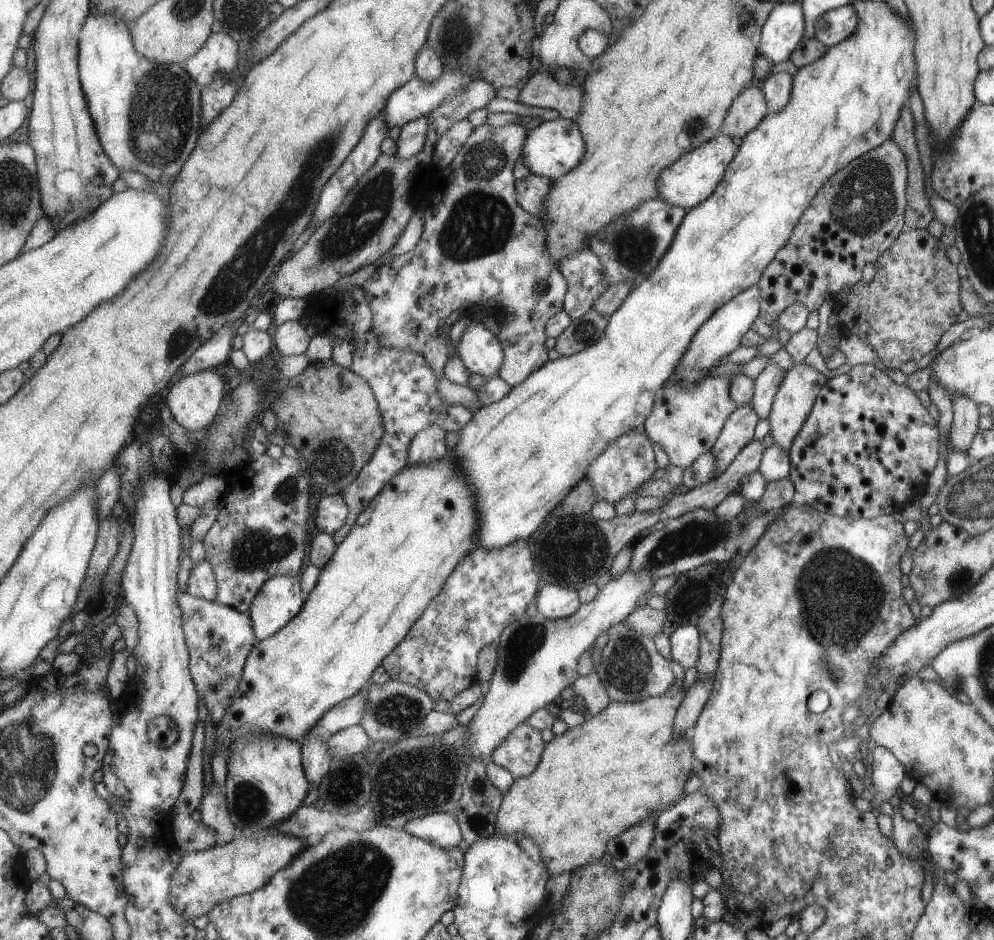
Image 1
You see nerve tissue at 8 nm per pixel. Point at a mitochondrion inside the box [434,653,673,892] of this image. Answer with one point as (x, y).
(477, 817)

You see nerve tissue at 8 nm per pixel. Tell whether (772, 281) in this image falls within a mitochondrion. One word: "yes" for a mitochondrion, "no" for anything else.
no

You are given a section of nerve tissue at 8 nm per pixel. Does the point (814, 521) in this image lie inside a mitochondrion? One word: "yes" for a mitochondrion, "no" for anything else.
no

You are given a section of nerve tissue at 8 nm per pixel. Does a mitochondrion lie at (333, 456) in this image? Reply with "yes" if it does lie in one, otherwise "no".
yes

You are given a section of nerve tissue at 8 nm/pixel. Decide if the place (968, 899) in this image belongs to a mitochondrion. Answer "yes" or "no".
no

